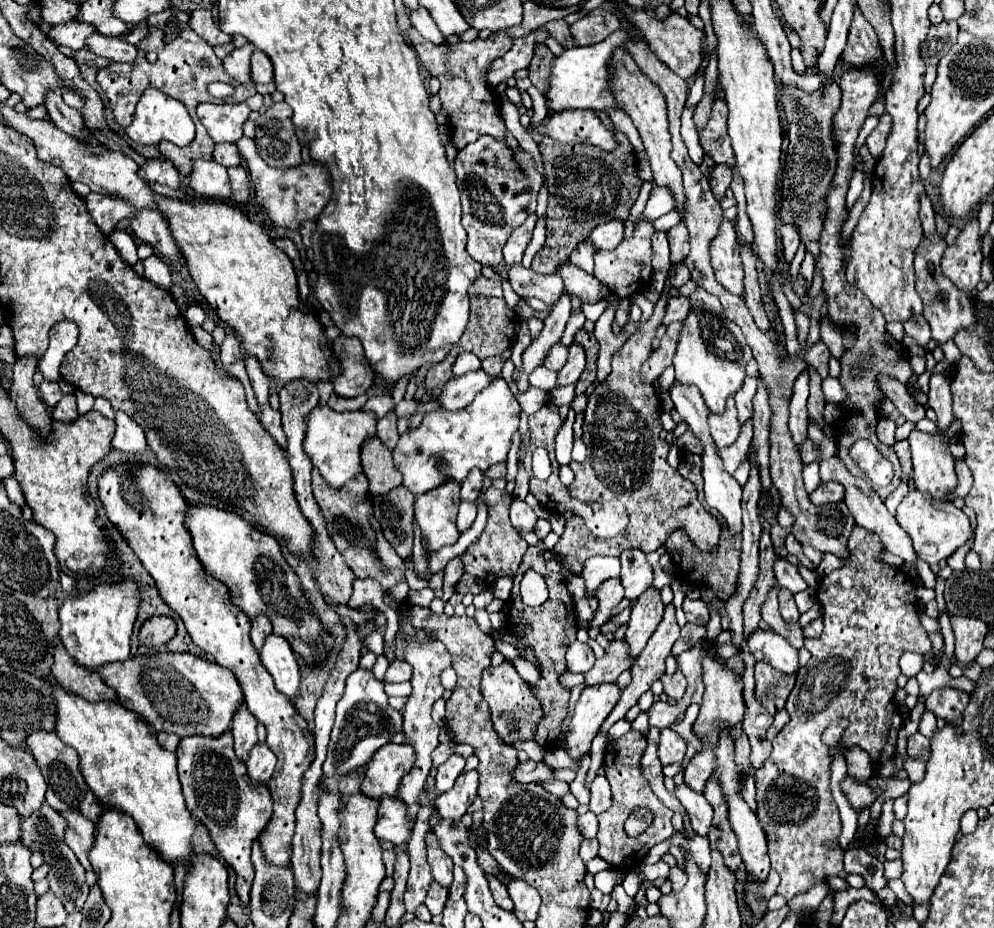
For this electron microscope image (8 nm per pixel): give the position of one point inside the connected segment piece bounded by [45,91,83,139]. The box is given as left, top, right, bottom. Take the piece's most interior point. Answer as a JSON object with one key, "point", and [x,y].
{"point":[65,118]}

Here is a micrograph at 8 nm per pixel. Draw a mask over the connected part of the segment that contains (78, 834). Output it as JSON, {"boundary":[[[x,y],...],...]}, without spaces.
{"boundary":[[[69,811],[63,813],[63,817],[69,821],[69,827],[65,829],[65,843],[75,851],[77,859],[81,861],[81,865],[91,865],[89,863],[89,851],[93,847],[93,839],[95,839],[95,825],[83,817],[77,811]]]}

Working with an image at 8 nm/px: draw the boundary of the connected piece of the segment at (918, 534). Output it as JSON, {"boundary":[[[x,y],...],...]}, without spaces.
{"boundary":[[[915,491],[909,493],[897,511],[897,523],[909,533],[913,539],[913,547],[917,555],[927,561],[929,565],[937,565],[943,559],[949,559],[959,547],[963,547],[973,537],[971,519],[957,509],[953,503],[939,503],[931,501],[927,495]]]}

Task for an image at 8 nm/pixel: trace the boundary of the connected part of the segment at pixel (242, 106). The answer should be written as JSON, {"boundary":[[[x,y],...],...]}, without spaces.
{"boundary":[[[201,103],[197,107],[199,121],[205,125],[215,143],[237,143],[243,137],[243,123],[249,119],[249,113],[251,109],[247,107],[247,103]]]}

